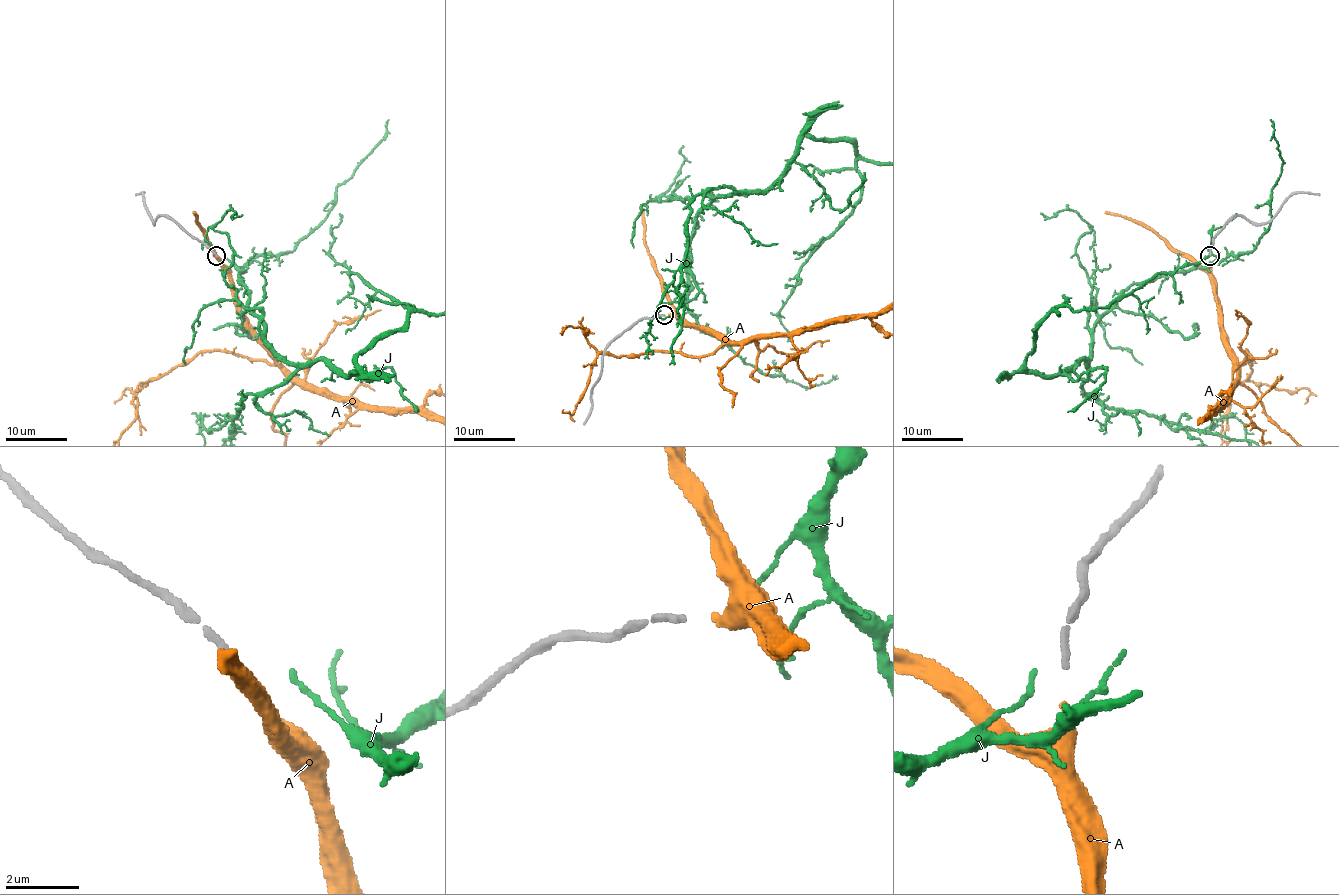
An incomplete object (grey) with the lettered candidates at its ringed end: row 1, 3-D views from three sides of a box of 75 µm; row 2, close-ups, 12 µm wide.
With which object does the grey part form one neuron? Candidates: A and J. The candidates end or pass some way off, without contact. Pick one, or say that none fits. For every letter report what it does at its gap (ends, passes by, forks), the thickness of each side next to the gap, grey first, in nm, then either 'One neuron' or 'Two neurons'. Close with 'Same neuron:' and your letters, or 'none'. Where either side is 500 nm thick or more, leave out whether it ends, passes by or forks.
A: It ends there. Thickness 180 nm (grey) against 280 nm. One neuron
J: It ends there. Thickness 180 nm (grey) against 120 nm. Two neurons
Same neuron: A

